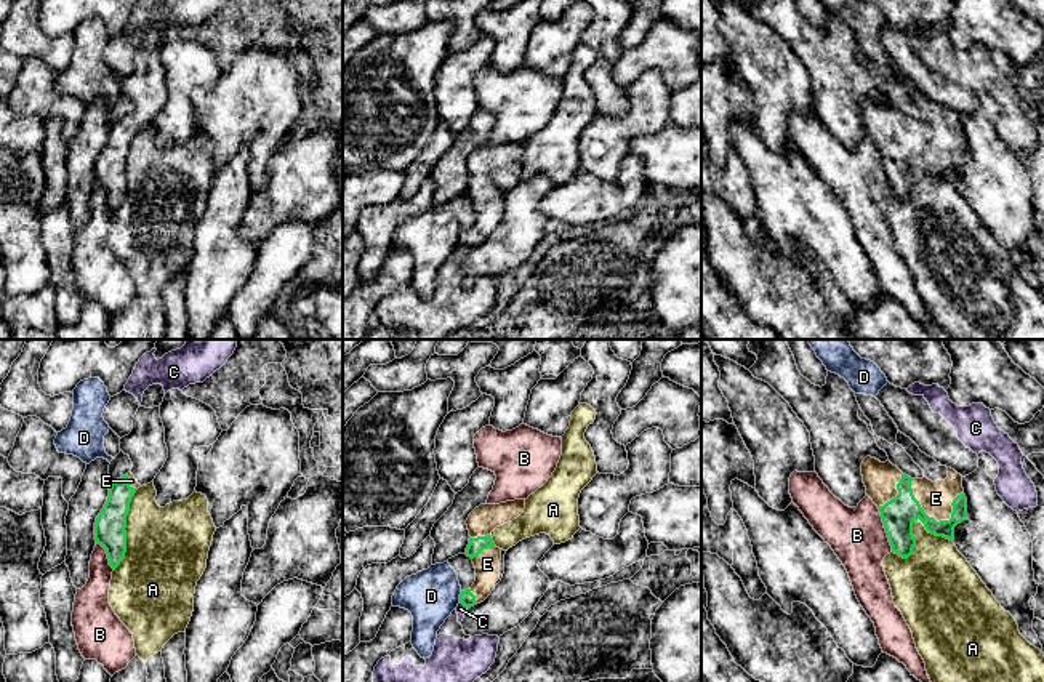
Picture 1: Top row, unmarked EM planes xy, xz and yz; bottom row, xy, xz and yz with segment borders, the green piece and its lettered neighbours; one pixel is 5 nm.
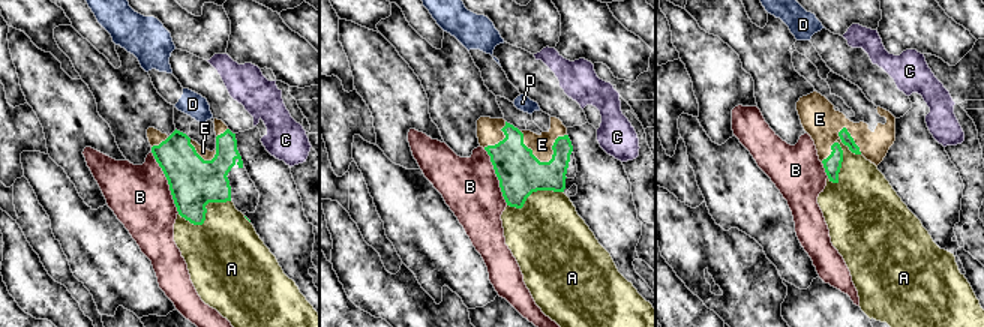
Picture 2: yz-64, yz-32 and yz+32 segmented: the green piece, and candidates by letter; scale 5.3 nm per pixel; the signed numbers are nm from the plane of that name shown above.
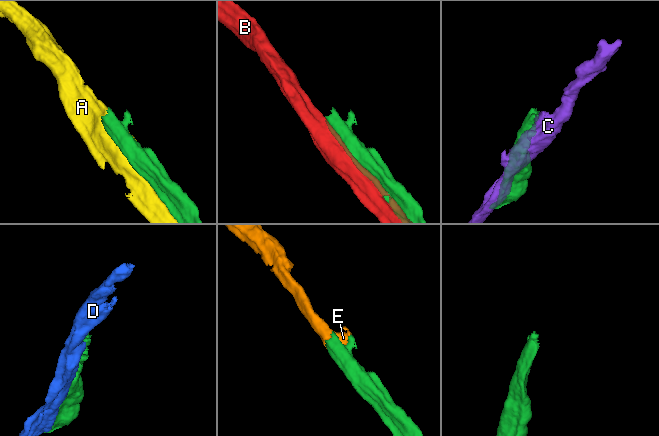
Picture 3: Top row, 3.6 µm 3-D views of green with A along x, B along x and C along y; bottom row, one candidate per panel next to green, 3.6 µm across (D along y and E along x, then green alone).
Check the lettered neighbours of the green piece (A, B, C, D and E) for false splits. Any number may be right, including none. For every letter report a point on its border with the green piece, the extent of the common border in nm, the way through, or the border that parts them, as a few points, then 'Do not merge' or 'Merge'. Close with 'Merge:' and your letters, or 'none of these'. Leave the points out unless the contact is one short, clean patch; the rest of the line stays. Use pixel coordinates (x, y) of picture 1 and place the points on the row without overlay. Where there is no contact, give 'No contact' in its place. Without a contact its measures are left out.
A: Touches green at yz (911, 168). Shared border 320 nm. Do not merge
B: Touches green at yz (886, 172). Shared border 240 nm. Do not merge
C: Touches green at xz (465, 247). Shared border 50 nm. Boundary: xz (460, 244), (468, 248). Do not merge
D: Touches green at xz (460, 239). Shared border 70 nm. Do not merge
E: Touches green at yz (923, 151). Shared border 300 nm. Path across: yz (899, 156), (903, 151), (923, 151), (935, 140). Merge
Merge: E

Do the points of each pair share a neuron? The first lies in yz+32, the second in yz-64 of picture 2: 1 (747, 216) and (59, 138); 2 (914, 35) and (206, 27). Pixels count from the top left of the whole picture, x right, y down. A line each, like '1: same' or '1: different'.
1: different
2: different

